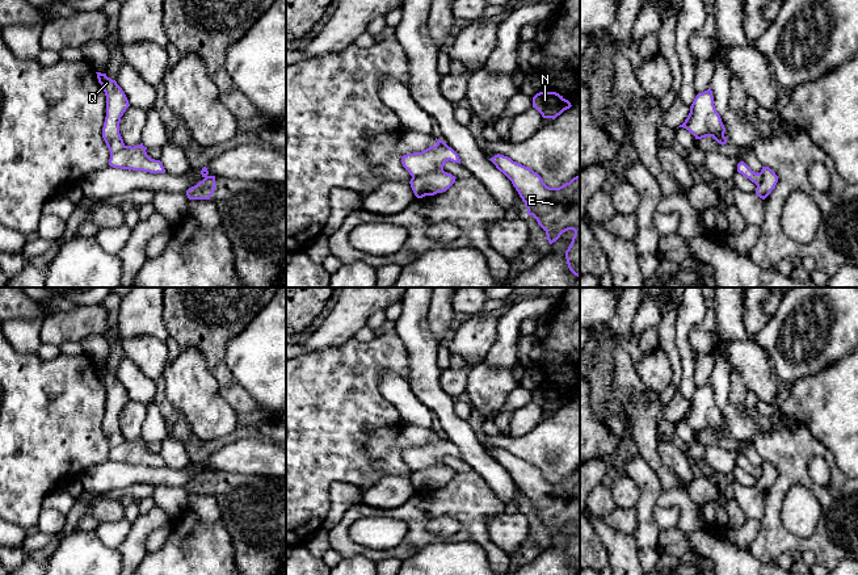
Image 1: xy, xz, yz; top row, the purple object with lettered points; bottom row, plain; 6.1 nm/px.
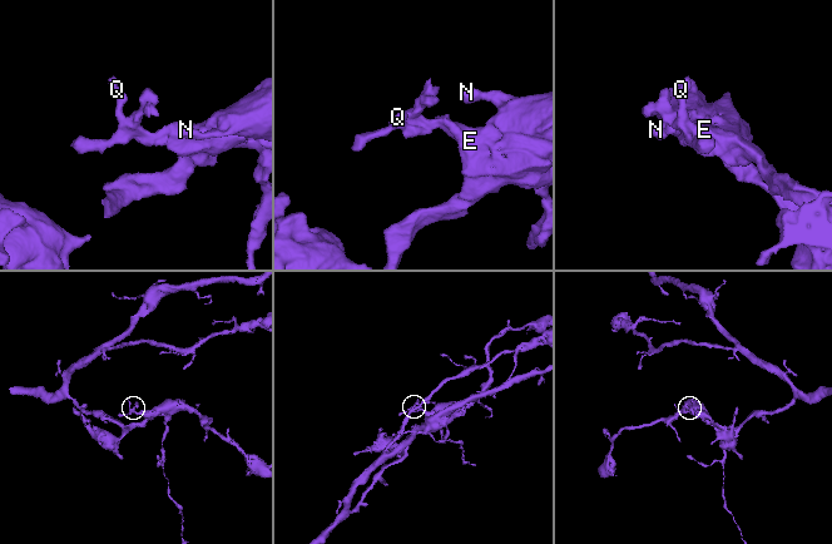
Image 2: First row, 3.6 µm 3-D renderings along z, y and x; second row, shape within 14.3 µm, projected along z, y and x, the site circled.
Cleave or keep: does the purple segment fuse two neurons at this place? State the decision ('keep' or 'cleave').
cleave

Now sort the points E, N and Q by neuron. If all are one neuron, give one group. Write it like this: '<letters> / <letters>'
E N / Q

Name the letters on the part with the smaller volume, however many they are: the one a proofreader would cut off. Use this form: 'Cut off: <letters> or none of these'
Cut off: Q

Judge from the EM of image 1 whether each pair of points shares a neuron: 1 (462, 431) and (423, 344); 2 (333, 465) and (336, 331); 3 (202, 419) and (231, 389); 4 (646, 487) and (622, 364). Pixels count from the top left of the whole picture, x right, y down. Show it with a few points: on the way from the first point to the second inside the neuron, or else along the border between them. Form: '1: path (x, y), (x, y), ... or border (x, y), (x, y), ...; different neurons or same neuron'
1: path (444, 410), (425, 386), (423, 365); same neuron
2: border (353, 336), (324, 351), (308, 353); different neurons
3: border (209, 369), (217, 382), (218, 393), (240, 416); different neurons
4: border (638, 452), (659, 478); different neurons

